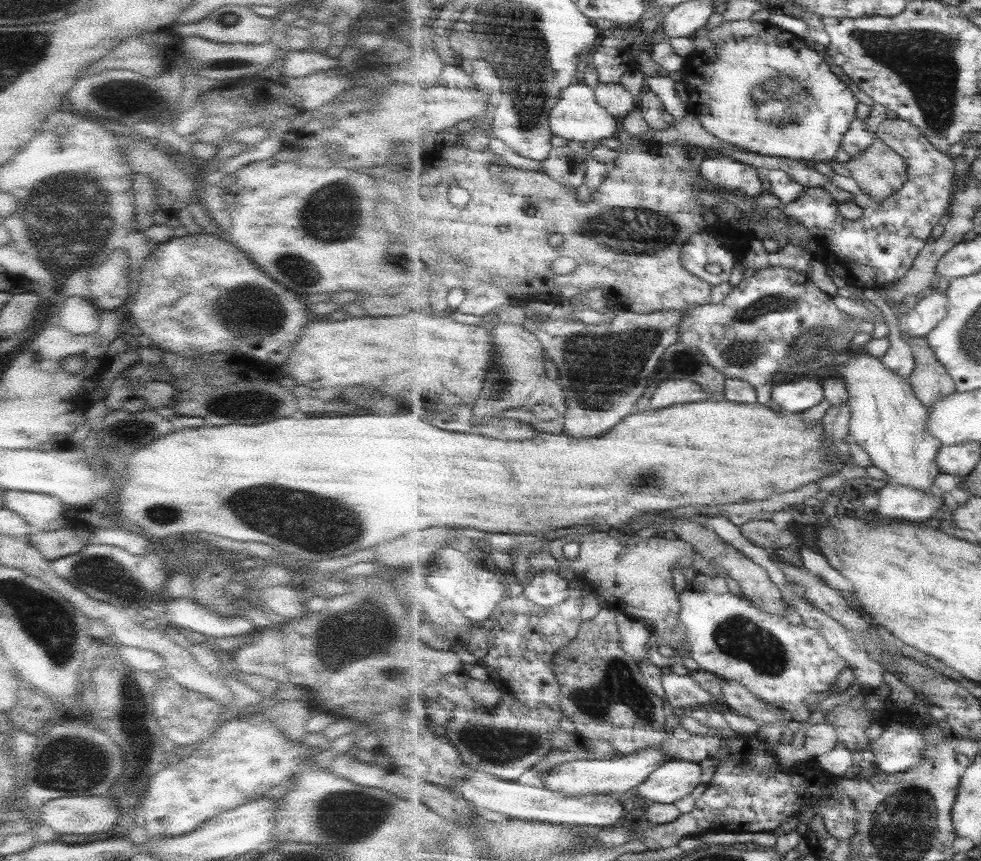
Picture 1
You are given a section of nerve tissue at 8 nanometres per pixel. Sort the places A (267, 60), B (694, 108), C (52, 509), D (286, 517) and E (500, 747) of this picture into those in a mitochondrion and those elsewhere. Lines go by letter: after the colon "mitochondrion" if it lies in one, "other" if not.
A: other
B: other
C: other
D: mitochondrion
E: mitochondrion

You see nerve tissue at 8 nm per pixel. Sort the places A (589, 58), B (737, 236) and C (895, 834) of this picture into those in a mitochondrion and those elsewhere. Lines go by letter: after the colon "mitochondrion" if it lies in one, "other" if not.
A: other
B: other
C: mitochondrion

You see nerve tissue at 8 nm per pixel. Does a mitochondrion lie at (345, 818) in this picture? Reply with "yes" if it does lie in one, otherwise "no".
yes

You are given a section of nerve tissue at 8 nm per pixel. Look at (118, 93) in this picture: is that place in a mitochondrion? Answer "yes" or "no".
yes

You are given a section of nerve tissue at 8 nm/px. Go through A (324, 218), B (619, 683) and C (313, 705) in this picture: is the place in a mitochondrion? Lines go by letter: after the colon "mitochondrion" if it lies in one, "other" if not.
A: mitochondrion
B: mitochondrion
C: other

